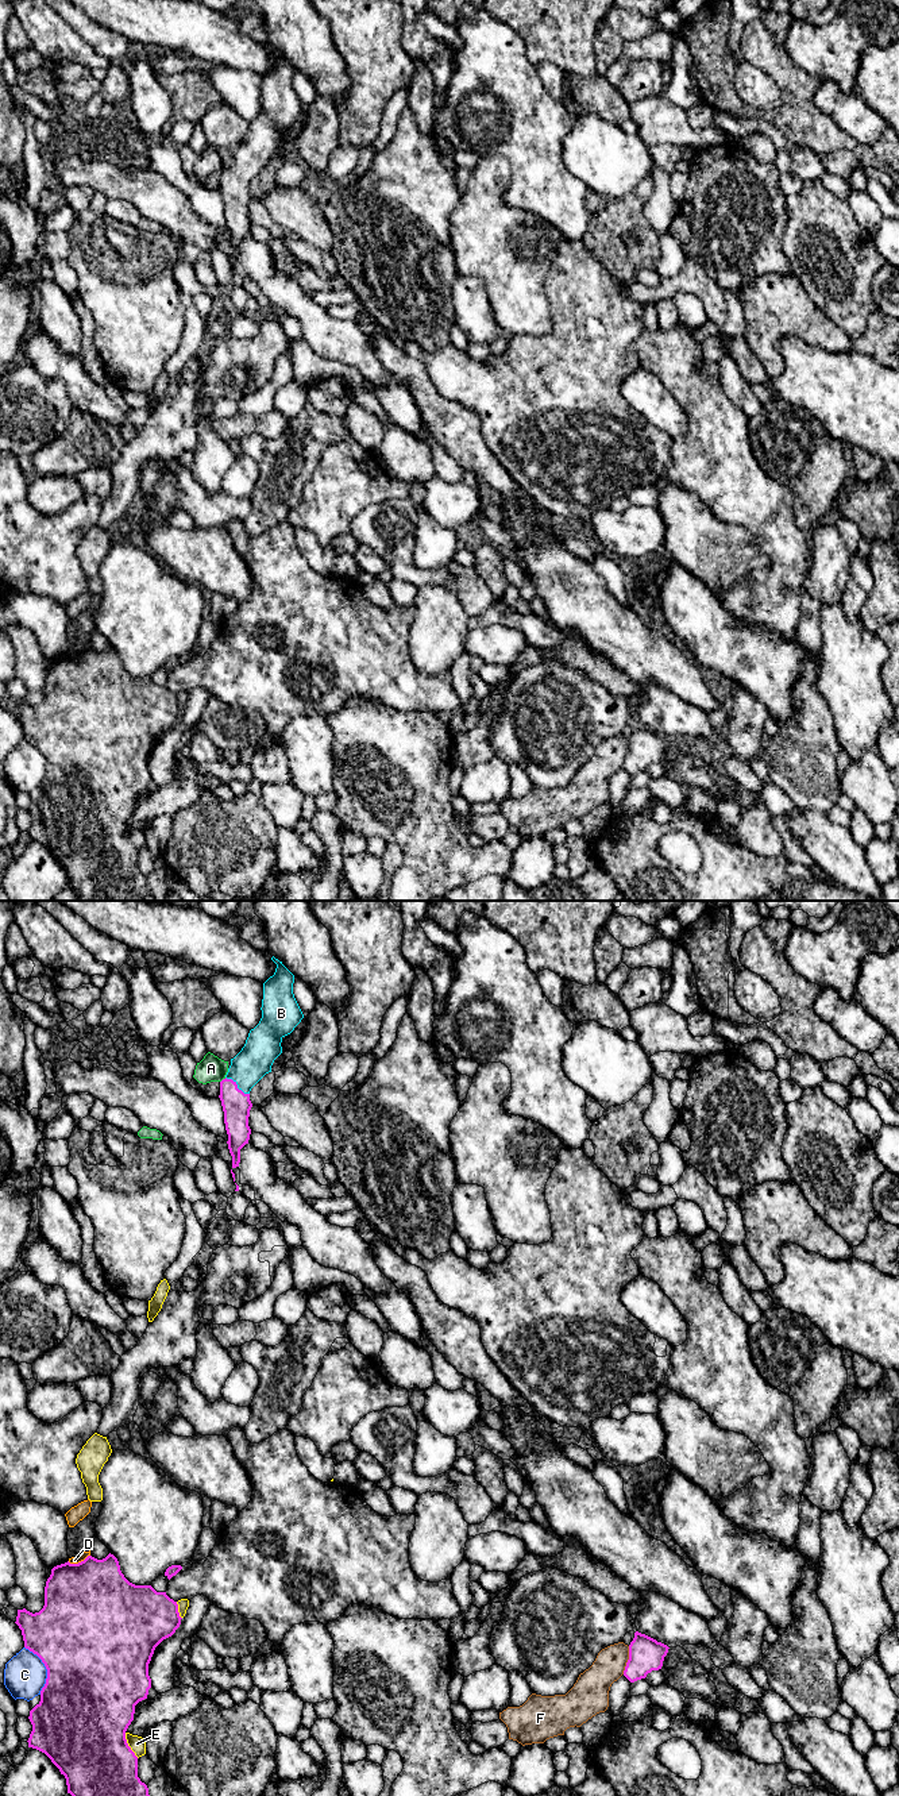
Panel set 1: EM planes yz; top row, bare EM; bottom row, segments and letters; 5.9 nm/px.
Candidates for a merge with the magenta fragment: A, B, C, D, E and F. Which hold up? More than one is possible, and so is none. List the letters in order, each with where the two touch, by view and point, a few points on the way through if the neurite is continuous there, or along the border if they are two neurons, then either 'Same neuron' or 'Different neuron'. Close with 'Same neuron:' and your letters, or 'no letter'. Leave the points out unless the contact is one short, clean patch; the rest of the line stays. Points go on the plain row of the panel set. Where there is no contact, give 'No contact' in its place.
A: Touches magenta at yz (223, 172). Different neuron
B: Touches magenta at yz (236, 178). Path across: yz (236, 197), (236, 178), (255, 151). Same neuron
C: Touches magenta at yz (46, 760). Different neuron
D: Touches magenta at yz (78, 655). Boundary: yz (89, 647), (77, 655), (68, 654). Different neuron
E: Touches magenta at yz (127, 837). Different neuron
F: Touches magenta at yz (628, 752). Different neuron
Same neuron: B

